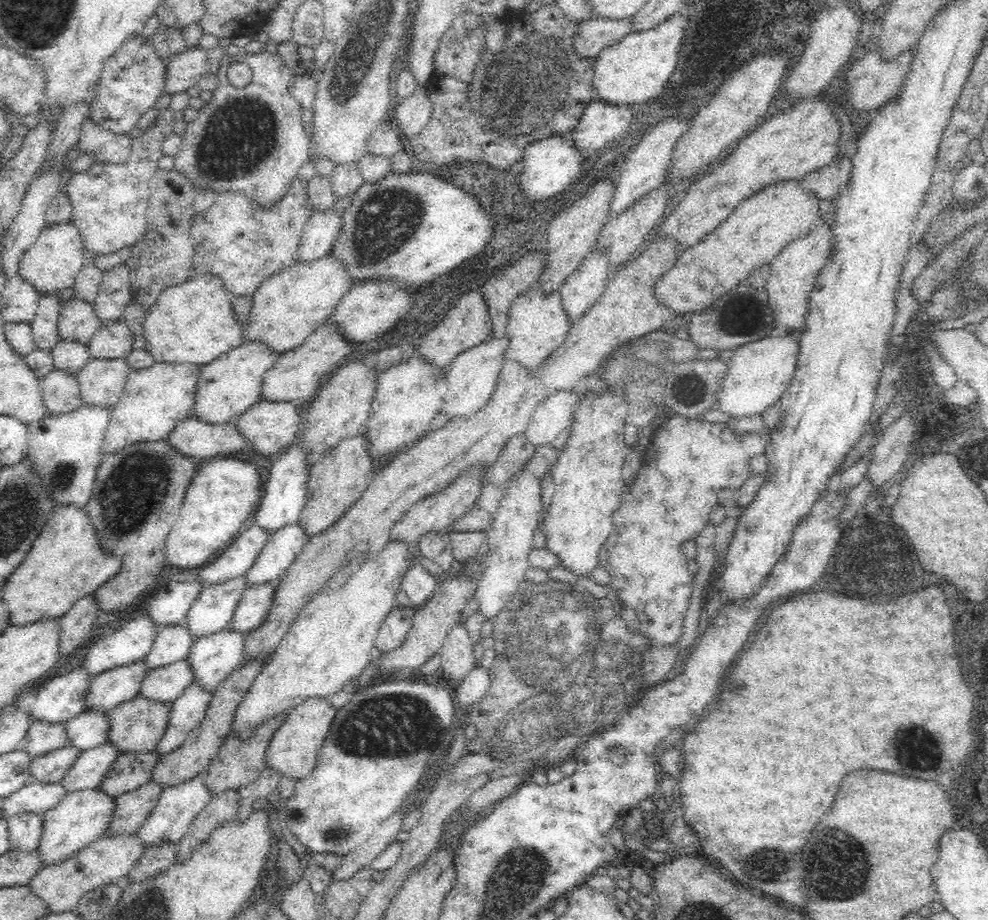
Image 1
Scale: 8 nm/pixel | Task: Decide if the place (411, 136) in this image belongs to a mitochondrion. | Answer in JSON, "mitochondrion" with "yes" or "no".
{"mitochondrion":"no"}

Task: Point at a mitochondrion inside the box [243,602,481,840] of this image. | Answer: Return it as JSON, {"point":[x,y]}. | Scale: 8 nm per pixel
{"point":[391,722]}

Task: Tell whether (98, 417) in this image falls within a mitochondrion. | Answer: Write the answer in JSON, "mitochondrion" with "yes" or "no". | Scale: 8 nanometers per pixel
{"mitochondrion":"no"}

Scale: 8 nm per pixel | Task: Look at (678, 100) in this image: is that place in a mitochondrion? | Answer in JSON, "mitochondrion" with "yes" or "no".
{"mitochondrion":"no"}

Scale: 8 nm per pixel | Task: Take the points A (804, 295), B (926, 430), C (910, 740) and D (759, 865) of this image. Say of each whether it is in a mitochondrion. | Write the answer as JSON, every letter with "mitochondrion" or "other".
{"A":"other","B":"other","C":"mitochondrion","D":"mitochondrion"}

